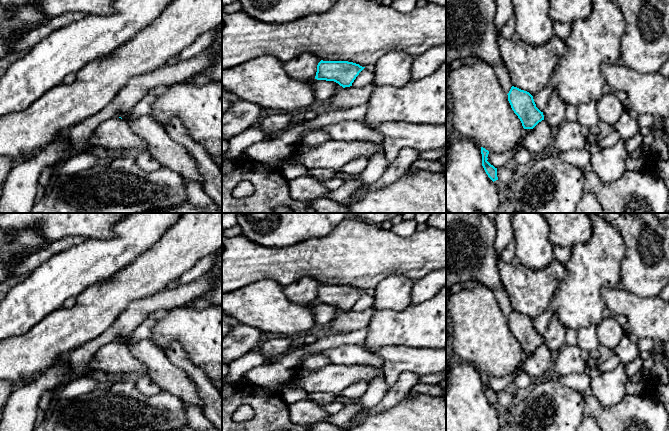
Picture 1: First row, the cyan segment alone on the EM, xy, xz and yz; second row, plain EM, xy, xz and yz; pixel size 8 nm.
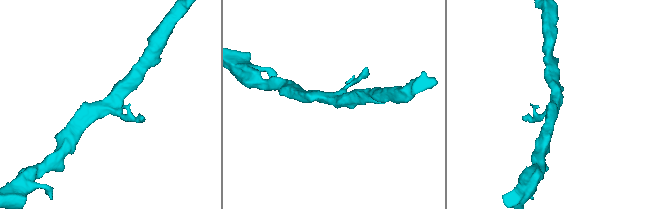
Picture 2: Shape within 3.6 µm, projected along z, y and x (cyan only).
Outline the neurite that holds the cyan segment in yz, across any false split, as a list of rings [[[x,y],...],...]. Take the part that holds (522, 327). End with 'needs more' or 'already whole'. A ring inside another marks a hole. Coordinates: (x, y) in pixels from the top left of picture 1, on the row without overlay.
[[[512,310],[507,319],[511,332],[524,353],[533,353],[544,344],[543,336],[536,331],[533,320],[529,316]]]; already whole

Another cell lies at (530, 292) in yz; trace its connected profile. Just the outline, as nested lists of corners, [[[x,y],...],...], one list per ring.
[[[499,259],[498,268],[511,308],[533,321],[551,307],[554,294],[566,277],[566,267],[553,260],[547,267],[532,270]]]

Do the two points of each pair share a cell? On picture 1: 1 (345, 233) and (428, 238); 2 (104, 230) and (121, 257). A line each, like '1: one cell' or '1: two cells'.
1: one cell
2: two cells

